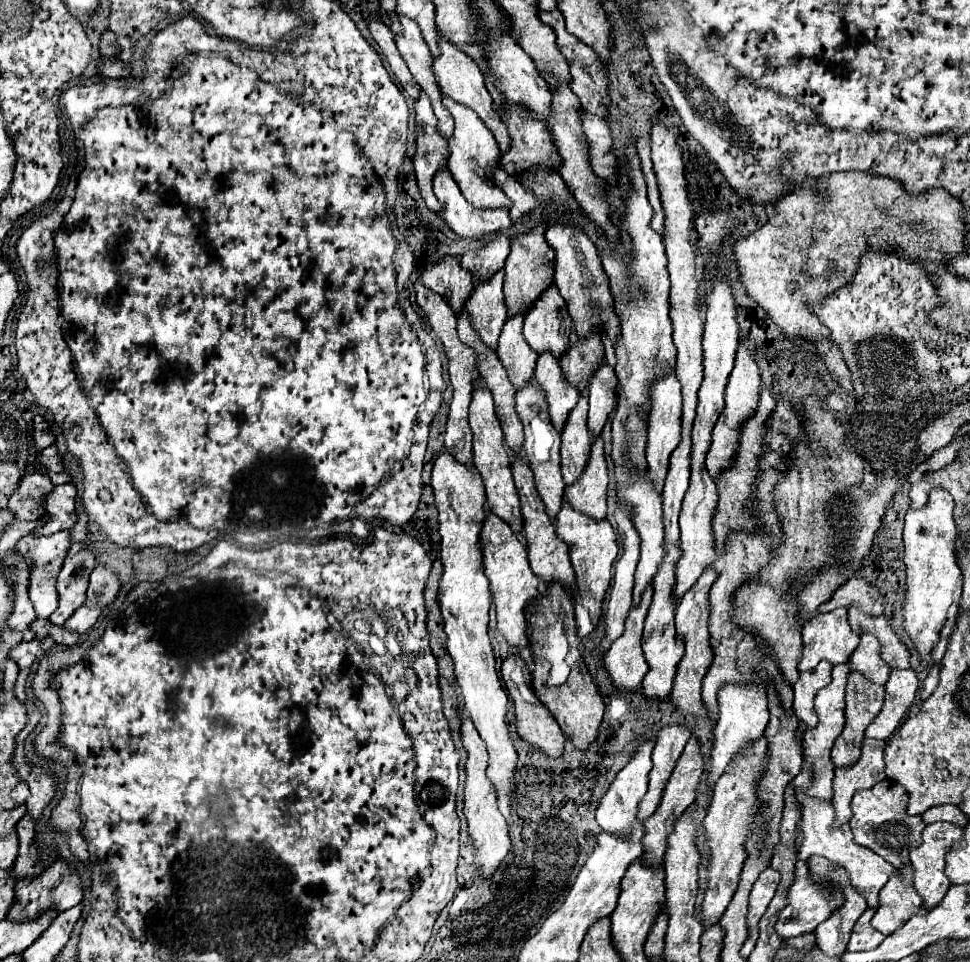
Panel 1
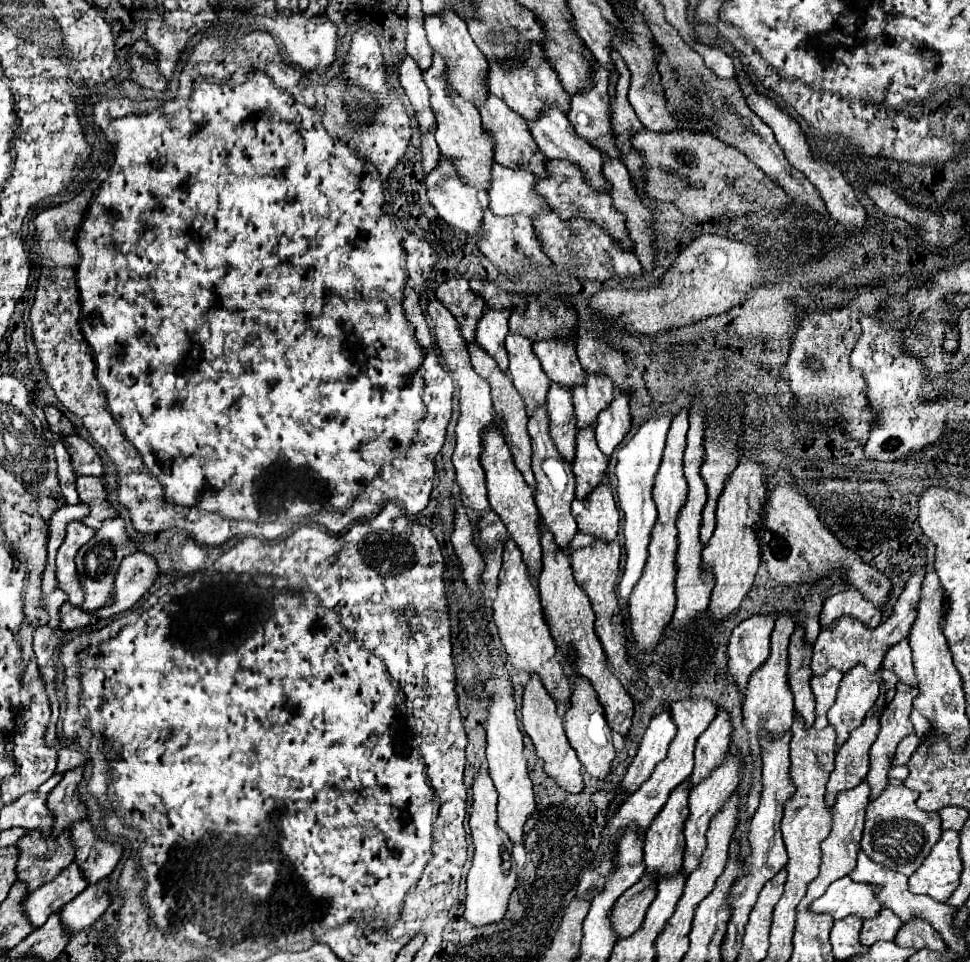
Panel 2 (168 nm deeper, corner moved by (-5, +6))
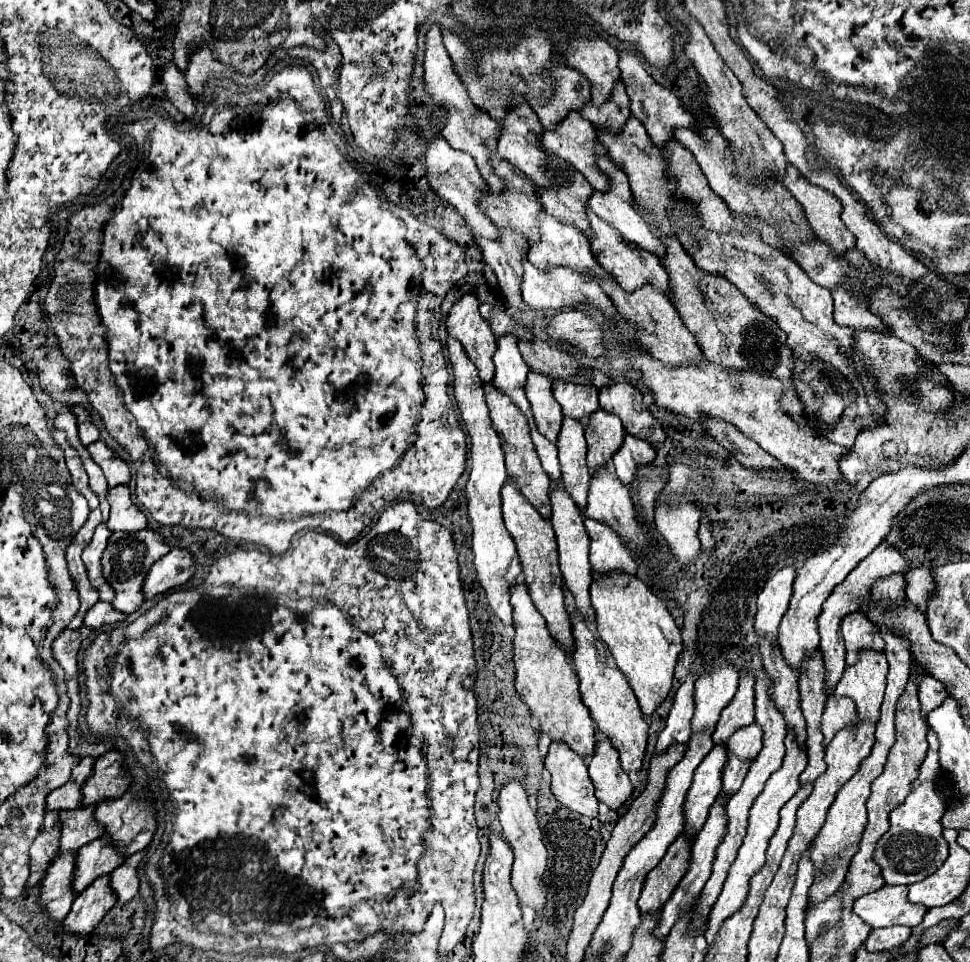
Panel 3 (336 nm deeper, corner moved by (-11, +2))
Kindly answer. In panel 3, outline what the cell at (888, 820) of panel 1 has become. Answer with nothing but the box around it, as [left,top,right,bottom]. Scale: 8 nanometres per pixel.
[874,728,948,884]

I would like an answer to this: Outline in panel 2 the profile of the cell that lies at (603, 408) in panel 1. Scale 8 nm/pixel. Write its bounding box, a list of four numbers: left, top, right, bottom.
[596,392,630,456]

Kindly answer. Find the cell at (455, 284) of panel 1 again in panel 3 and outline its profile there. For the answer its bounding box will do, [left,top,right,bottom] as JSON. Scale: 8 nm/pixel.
[446,296,496,384]

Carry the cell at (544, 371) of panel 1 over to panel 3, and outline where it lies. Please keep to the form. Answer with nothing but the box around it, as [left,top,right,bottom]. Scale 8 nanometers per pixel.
[556,418,590,516]

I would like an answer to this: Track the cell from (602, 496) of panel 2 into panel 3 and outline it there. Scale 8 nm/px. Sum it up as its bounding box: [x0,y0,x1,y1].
[584,518,638,576]

